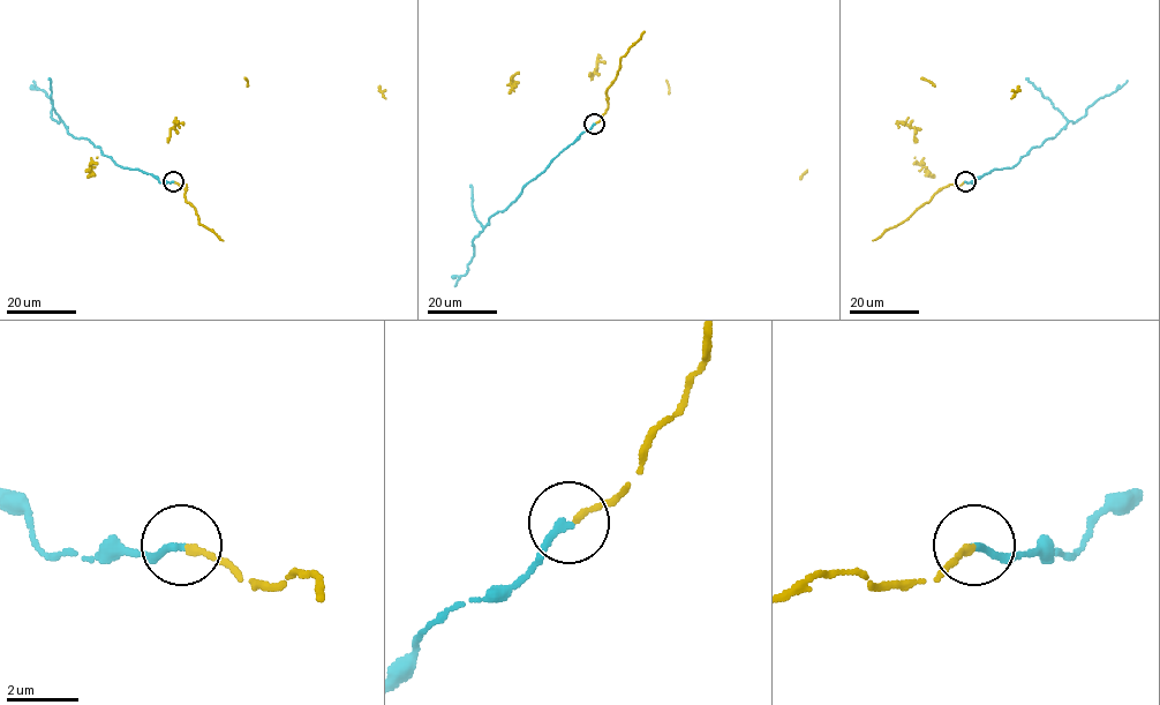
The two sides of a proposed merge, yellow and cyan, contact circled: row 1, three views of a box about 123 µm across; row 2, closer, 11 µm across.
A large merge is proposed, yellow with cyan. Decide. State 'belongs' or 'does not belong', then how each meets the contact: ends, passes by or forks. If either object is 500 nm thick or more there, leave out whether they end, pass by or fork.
belongs | yellow ends | cyan ends

